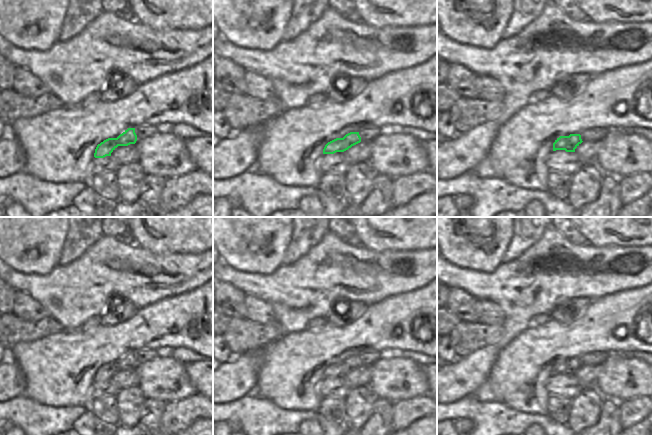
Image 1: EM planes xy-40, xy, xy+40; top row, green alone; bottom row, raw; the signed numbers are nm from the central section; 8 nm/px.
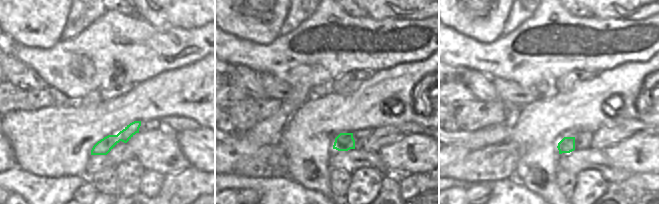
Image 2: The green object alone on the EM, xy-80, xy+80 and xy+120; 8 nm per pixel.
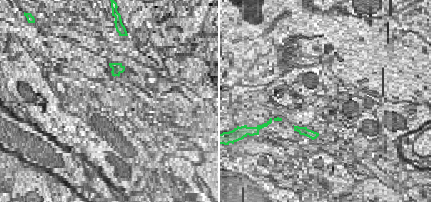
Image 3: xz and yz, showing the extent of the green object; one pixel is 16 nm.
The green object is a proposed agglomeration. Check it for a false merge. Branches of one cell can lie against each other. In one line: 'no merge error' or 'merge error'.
merge error

